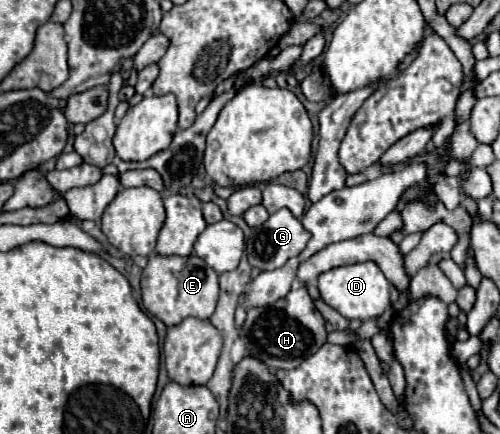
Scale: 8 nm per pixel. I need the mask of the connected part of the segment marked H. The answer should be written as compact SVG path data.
M305 285L299 289L291 289L273 305L249 309L241 335L247 345L245 355L259 357L259 361L263 361L271 369L271 373L277 369L295 369L299 363L311 357L327 339L323 315L315 309L315 303L309 297Z

